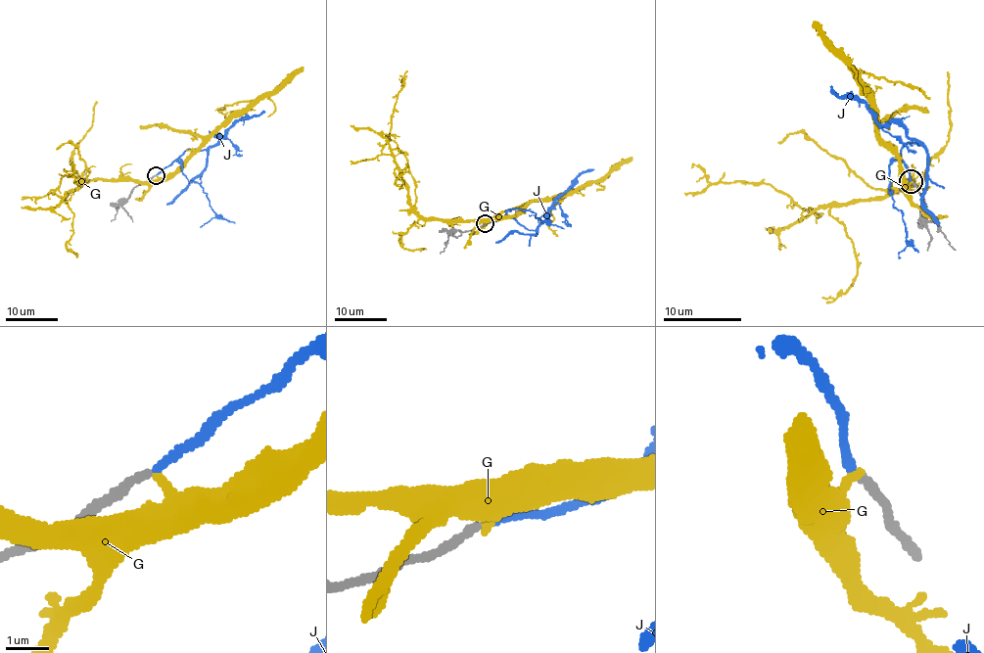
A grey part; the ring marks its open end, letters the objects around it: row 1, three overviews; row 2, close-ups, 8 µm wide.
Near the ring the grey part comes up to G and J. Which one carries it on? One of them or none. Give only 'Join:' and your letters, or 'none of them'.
Join: J

